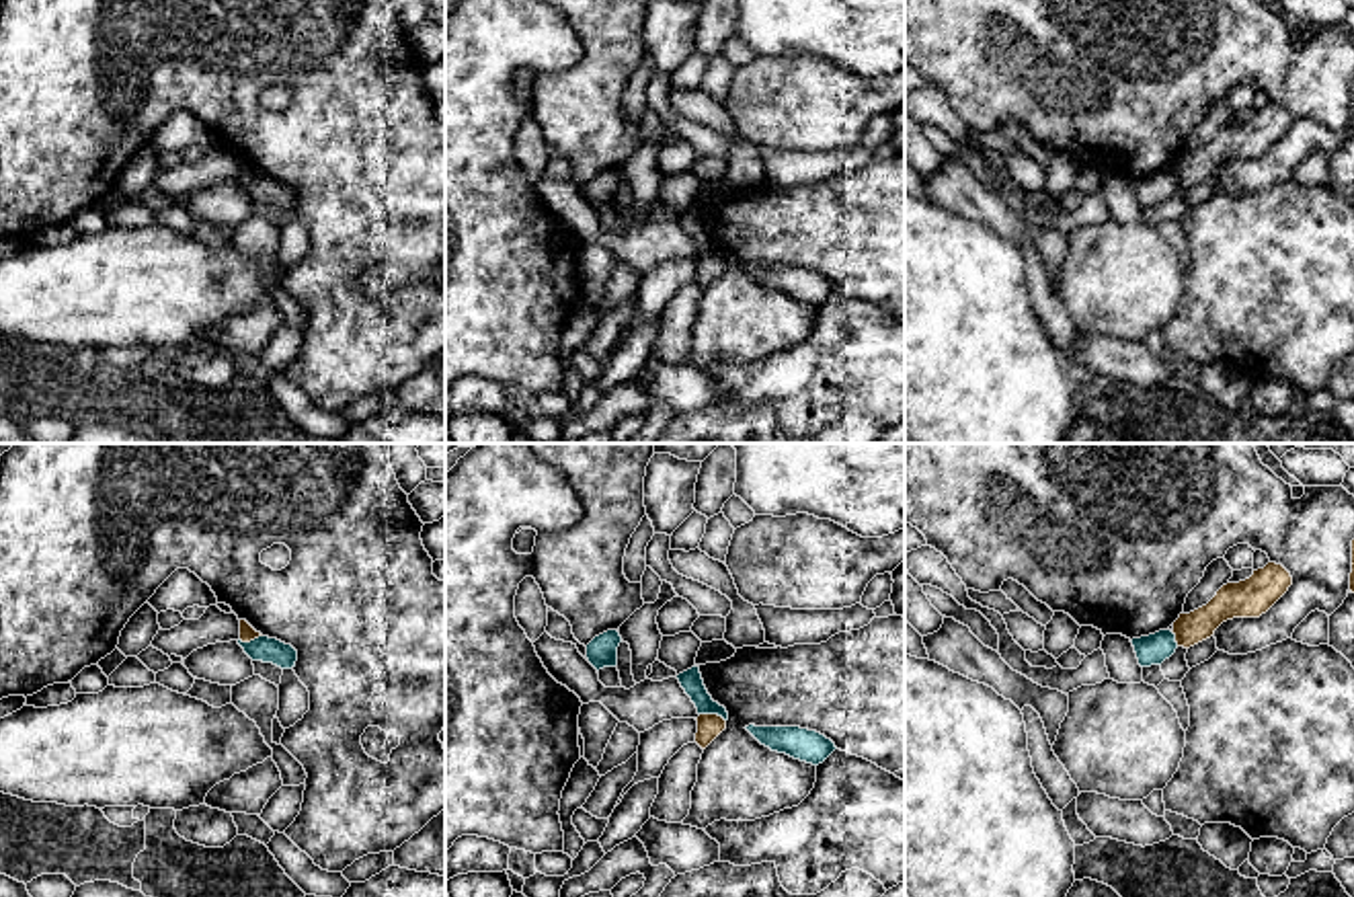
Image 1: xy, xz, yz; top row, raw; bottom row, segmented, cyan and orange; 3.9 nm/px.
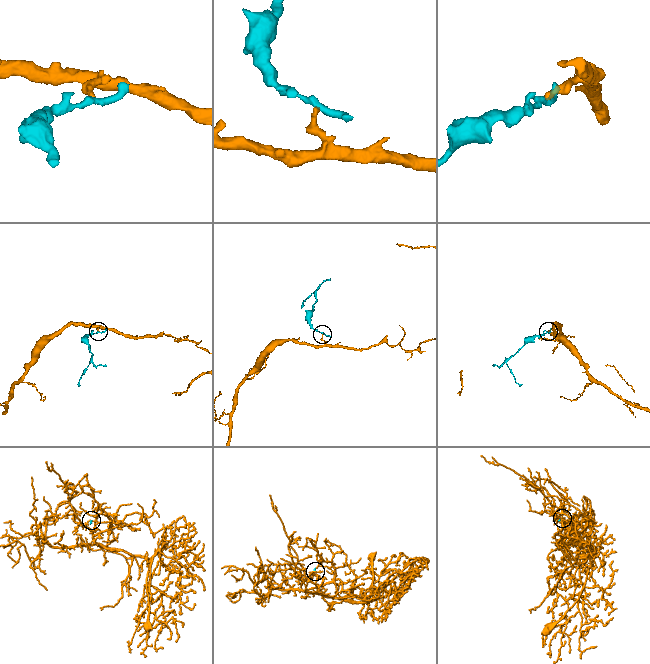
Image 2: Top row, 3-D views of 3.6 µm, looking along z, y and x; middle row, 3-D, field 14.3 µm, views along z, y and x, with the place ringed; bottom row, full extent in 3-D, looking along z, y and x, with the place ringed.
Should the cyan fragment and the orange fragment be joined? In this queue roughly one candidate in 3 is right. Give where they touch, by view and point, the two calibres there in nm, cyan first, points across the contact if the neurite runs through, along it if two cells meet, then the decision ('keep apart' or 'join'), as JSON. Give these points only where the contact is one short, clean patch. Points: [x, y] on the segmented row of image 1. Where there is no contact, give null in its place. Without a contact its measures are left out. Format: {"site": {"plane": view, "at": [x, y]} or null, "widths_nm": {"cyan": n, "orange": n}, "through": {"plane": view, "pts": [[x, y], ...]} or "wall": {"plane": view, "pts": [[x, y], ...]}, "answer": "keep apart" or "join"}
{"site": {"plane": "xz", "at": [712, 713]}, "widths_nm": {"cyan": 90, "orange": 100}, "wall": {"plane": "xz", "pts": [[700, 713], [717, 713], [725, 721]]}, "answer": "keep apart"}

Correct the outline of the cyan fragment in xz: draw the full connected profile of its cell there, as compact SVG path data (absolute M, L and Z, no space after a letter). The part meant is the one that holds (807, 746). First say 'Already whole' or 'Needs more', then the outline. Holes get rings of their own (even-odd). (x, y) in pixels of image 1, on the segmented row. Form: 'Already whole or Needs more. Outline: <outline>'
Already whole. Outline: M749 725L745 729L771 751L786 753L812 766L823 764L837 749L825 735L800 727Z

